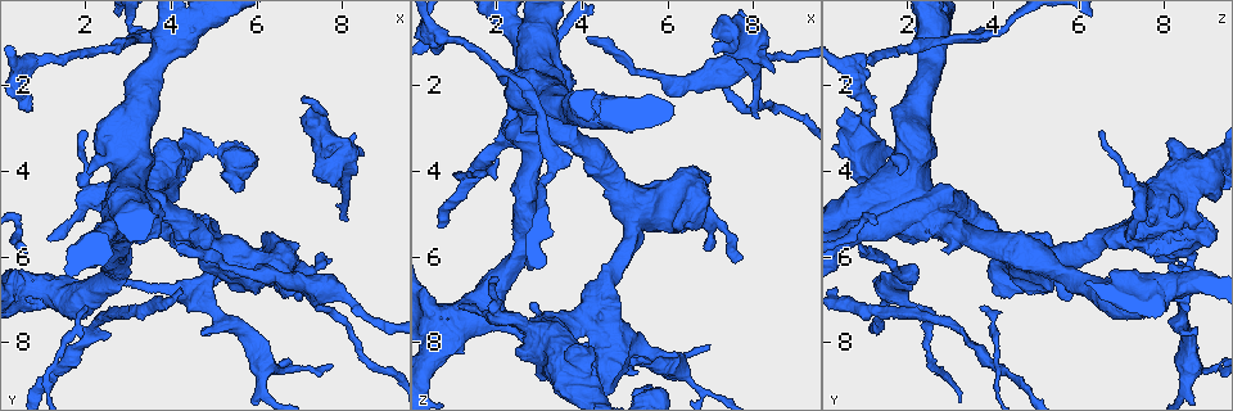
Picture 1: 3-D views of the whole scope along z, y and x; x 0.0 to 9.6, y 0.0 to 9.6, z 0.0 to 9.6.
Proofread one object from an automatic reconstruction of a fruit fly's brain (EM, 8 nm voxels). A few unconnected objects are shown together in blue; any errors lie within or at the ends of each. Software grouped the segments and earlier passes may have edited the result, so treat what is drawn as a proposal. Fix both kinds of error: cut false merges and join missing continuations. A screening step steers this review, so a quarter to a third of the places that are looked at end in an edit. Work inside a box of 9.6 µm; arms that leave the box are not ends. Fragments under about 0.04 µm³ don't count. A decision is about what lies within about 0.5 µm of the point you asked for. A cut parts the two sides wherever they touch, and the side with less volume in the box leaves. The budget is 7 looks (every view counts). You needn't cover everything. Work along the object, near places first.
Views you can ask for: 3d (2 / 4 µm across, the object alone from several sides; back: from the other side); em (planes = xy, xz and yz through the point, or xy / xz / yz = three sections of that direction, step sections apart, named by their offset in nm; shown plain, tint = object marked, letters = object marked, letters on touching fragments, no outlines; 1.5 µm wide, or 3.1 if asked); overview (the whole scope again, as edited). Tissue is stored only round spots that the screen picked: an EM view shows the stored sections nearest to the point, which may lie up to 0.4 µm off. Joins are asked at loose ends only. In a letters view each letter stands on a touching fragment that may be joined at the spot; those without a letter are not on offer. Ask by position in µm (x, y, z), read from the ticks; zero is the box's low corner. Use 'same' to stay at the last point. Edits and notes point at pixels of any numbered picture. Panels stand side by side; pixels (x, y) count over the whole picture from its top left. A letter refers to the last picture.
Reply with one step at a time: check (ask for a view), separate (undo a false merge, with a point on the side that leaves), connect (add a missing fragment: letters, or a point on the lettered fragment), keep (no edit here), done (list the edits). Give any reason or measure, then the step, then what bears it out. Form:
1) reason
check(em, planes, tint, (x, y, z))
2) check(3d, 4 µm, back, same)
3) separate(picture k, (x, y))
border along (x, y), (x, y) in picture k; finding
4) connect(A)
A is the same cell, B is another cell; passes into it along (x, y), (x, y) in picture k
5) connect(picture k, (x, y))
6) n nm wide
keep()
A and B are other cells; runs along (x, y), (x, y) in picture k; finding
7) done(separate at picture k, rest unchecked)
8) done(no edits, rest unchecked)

free end
check(3d, 4 µm, (2.05, 7.15, 3.75))

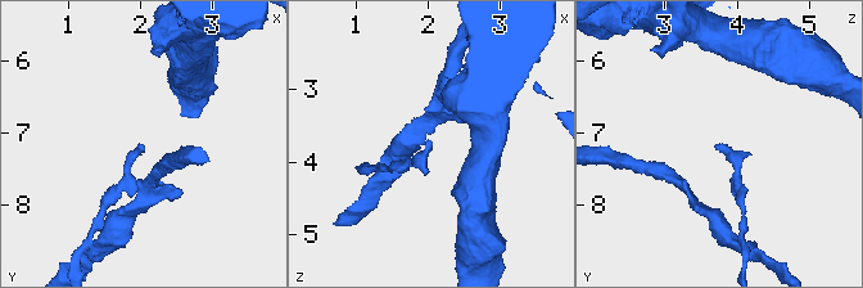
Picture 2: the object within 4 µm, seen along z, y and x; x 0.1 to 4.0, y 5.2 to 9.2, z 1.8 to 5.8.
check(em, planes, letters, (2.05, 7.20, 3.75))

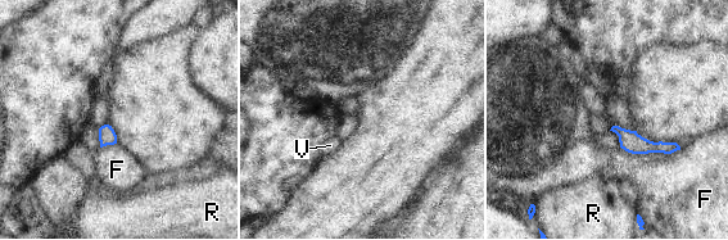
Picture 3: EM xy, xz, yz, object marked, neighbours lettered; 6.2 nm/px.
keep()
F, R and V are other cells; border along (620, 146), (632, 153), (681, 149) in picture 3; no lettered fragment goes on from it

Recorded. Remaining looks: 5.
stops while still wide
check(em, xz, step 4, letters, (4.45, 7.20, 8.60))

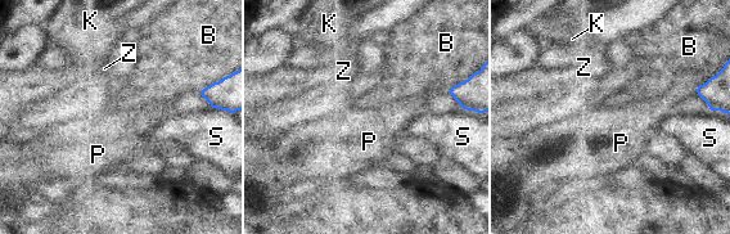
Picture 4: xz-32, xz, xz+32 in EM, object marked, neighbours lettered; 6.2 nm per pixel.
check(em, planes, letters, same)

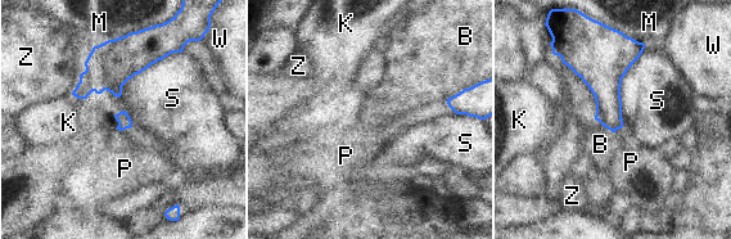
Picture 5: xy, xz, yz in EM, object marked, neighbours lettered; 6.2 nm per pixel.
keep()
B, K, M, P, S, W and Z are other cells; border along (181, 52), (85, 99) in picture 5; none of them fits

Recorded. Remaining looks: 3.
free end
check(em, xy, step 4, letters, (4.15, 3.35, 8.30))

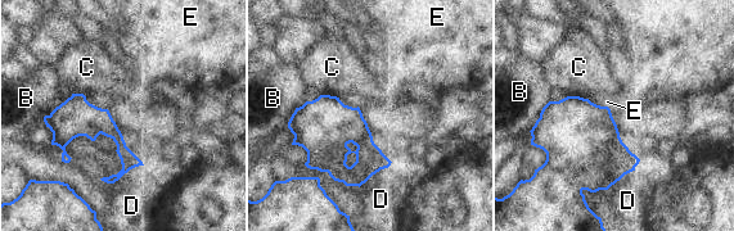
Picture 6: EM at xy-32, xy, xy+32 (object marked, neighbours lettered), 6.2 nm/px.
check(em, xz, step 8, letters, same)

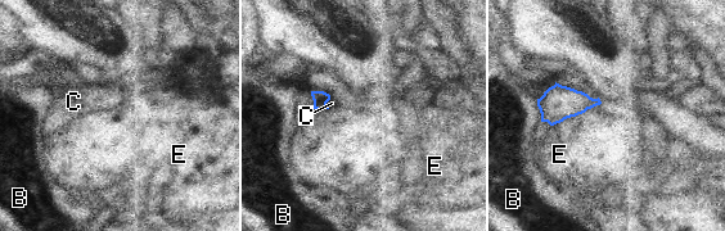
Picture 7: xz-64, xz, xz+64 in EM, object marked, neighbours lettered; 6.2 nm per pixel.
keep()
B, C and E are other cells; border along (602, 103), (550, 126) in picture 7; no lettered fragment goes on from it

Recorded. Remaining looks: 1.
done(no edits, rest unchecked)

